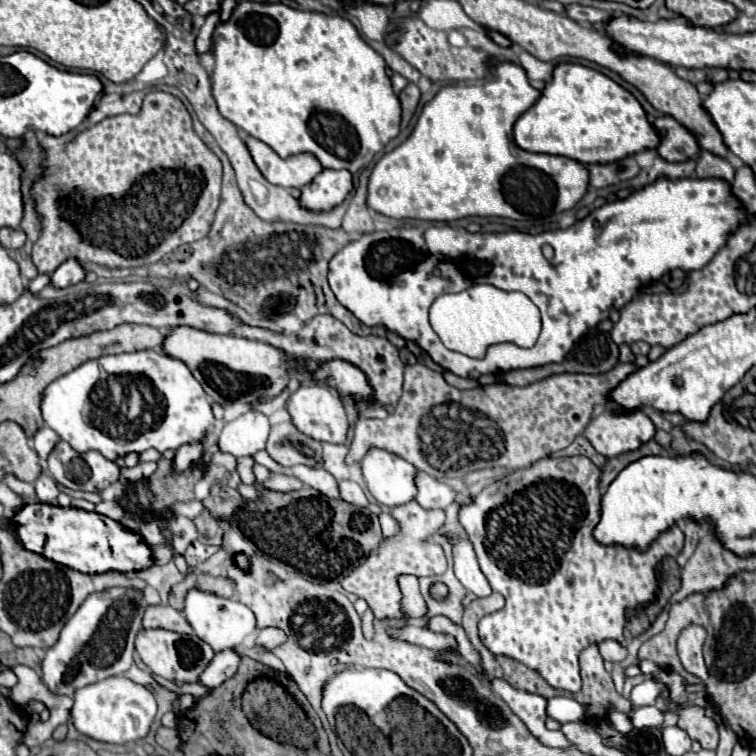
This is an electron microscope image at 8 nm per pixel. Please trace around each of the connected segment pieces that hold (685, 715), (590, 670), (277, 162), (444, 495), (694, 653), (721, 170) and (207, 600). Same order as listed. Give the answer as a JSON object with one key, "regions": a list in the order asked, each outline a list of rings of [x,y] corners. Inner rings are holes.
{"regions":[[[[689,705],[689,707],[679,707],[677,709],[679,715],[679,727],[683,731],[687,731],[687,735],[695,741],[701,743],[703,749],[715,749],[719,743],[719,731],[713,719],[705,717],[703,707],[697,705]]],[[[589,645],[585,651],[581,651],[579,663],[581,663],[583,687],[577,695],[569,695],[569,697],[577,699],[585,707],[587,719],[593,719],[593,721],[605,719],[609,705],[613,705],[623,713],[631,711],[629,699],[621,697],[615,691],[611,675],[603,667],[603,657],[599,655],[597,645]]],[[[245,137],[245,141],[249,145],[251,157],[257,163],[259,171],[273,185],[301,189],[309,185],[309,181],[313,181],[317,173],[323,171],[323,165],[311,153],[297,153],[293,157],[281,159],[263,141],[257,141],[255,137]]],[[[427,473],[417,475],[417,489],[419,493],[415,501],[425,509],[447,509],[453,501],[457,501],[457,493],[449,485],[431,479]]],[[[689,625],[681,635],[679,635],[679,643],[677,643],[677,651],[679,651],[679,659],[683,663],[683,667],[697,675],[699,679],[707,679],[707,667],[705,661],[701,661],[703,653],[703,641],[705,641],[705,629],[699,625]]],[[[701,151],[699,161],[697,161],[697,177],[717,177],[725,181],[733,181],[735,169],[727,159],[715,157],[709,151]]],[[[191,589],[187,593],[183,613],[185,613],[189,625],[193,627],[195,635],[201,637],[205,643],[209,643],[215,653],[241,645],[247,637],[251,637],[257,631],[255,615],[247,605],[243,605],[239,601],[217,597],[213,593],[203,593],[199,589]]]]}

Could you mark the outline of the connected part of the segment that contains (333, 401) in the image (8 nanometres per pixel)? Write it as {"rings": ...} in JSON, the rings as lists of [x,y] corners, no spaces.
{"rings":[[[317,383],[299,385],[299,389],[289,395],[287,411],[291,415],[293,425],[307,437],[313,437],[315,441],[327,441],[327,443],[345,443],[345,433],[347,433],[349,421],[345,415],[343,401],[333,389],[329,389],[325,385],[317,385]]]}

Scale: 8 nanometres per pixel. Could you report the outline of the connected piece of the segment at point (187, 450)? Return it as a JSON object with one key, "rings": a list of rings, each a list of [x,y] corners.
{"rings":[[[181,445],[175,455],[175,471],[185,471],[203,457],[203,445]]]}

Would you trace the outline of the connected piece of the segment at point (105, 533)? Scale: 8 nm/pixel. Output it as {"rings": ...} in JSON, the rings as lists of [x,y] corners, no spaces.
{"rings":[[[35,503],[23,507],[13,523],[17,527],[19,541],[35,553],[43,553],[47,559],[61,563],[65,567],[77,569],[81,573],[107,573],[107,571],[141,571],[153,565],[151,547],[143,541],[143,537],[127,529],[125,525],[81,509],[63,509],[49,503]]]}

